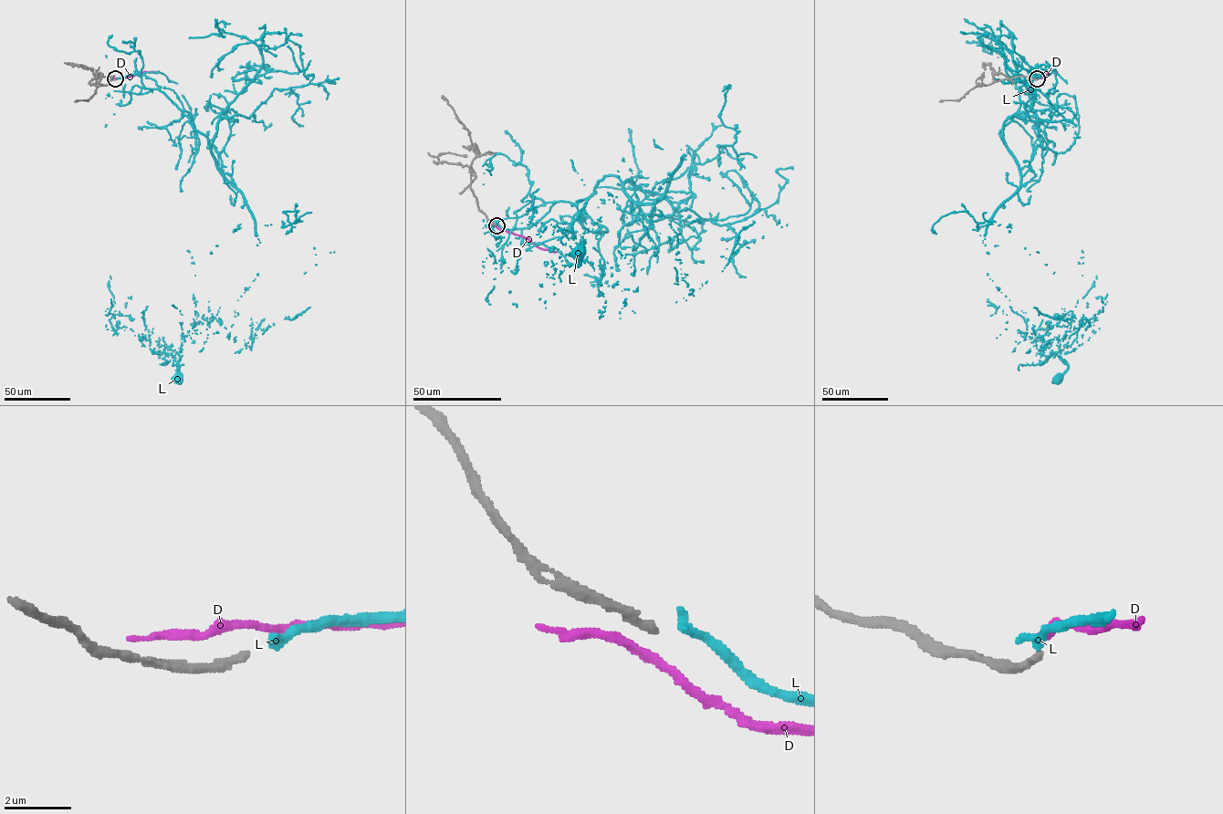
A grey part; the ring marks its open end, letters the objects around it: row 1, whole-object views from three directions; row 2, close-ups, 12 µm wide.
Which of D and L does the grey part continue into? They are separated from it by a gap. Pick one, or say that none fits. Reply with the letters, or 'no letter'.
no letter

